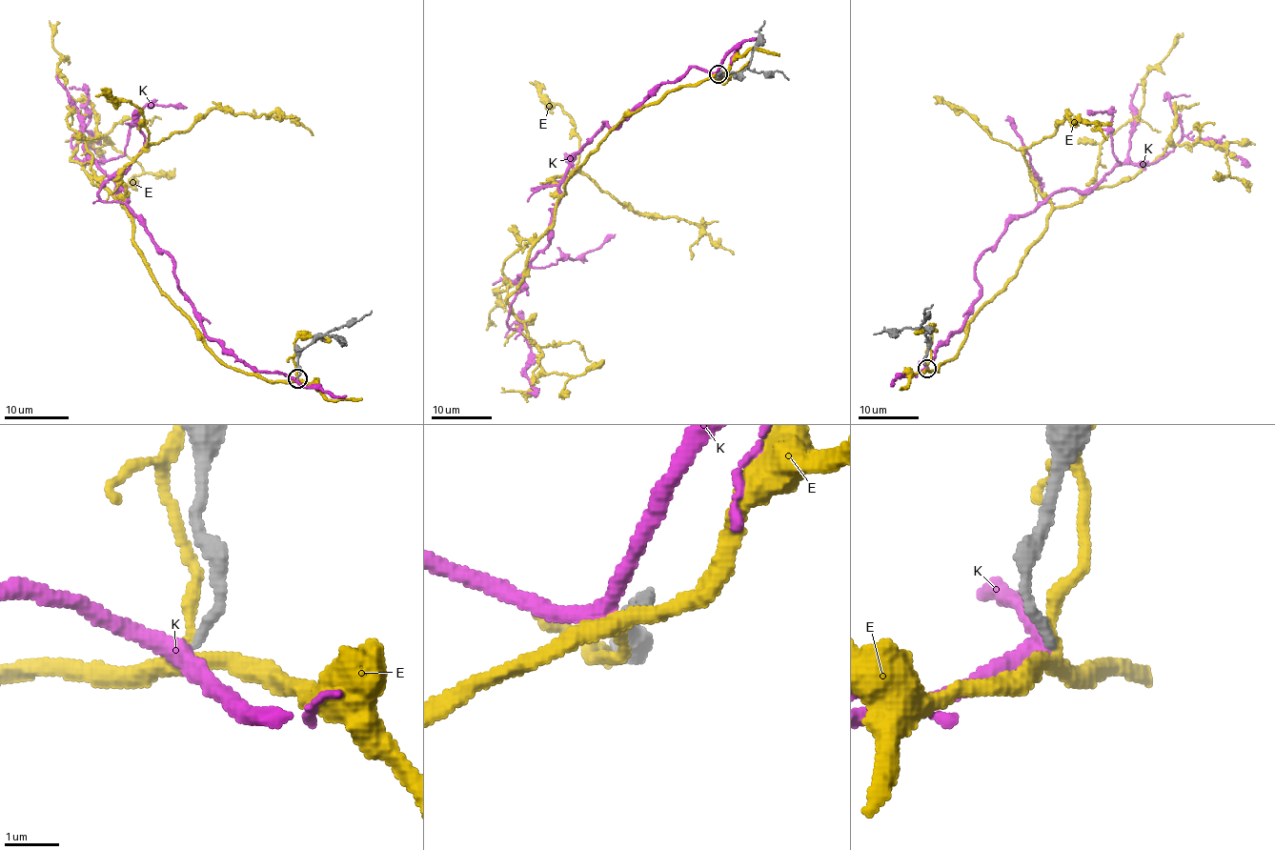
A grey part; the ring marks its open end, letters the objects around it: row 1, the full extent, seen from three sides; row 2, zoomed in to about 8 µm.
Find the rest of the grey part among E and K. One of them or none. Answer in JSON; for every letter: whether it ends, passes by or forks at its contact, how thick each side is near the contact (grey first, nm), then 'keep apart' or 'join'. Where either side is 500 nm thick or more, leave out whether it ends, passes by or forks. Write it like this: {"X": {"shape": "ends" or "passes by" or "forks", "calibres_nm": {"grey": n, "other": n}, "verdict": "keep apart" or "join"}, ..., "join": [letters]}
{"E": {"shape": "forks", "calibres_nm": {"grey": 190, "other": 280}, "verdict": "keep apart"}, "K": {"shape": "passes by", "calibres_nm": {"grey": 180, "other": 320}, "verdict": "join"}, "join": ["K"]}

